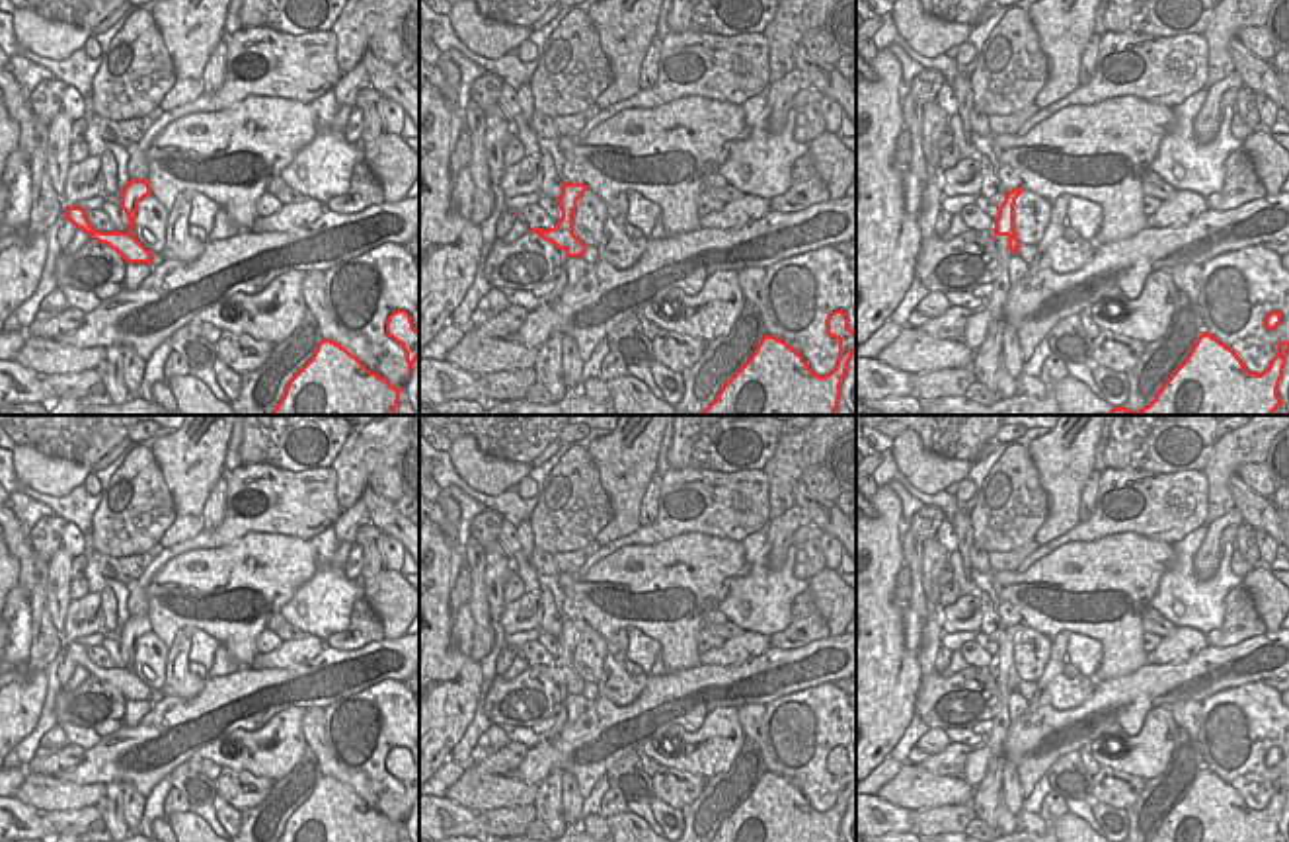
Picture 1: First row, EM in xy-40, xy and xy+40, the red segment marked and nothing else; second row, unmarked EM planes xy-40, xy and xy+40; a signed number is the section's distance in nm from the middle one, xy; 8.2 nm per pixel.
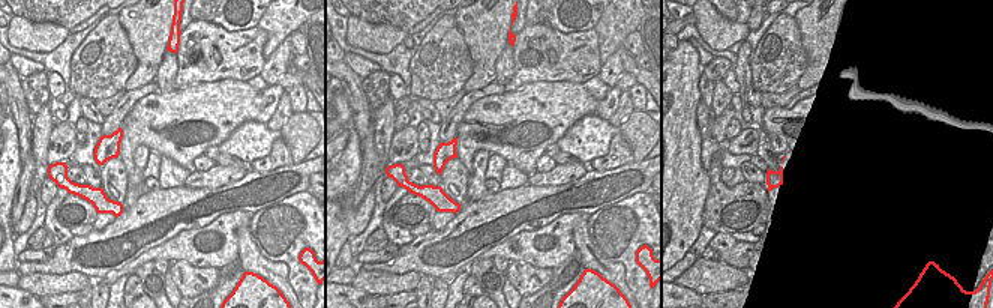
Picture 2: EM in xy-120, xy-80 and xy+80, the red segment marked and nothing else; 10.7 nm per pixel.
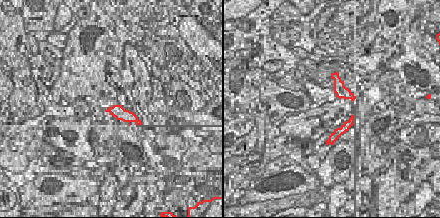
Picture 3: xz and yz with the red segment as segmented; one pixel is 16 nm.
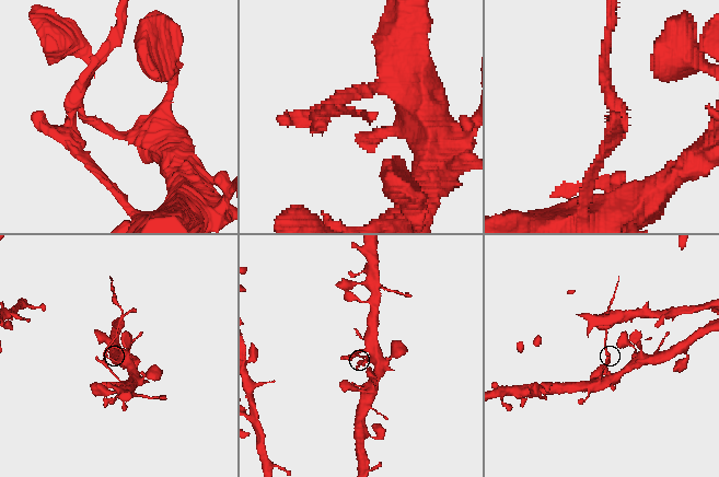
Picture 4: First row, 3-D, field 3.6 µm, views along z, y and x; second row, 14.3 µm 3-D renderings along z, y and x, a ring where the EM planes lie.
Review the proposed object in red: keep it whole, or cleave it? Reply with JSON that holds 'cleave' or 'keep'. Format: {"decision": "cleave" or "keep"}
{"decision": "cleave"}

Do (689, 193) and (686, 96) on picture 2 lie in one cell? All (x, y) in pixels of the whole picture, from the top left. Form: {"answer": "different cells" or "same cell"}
{"answer": "same cell"}

